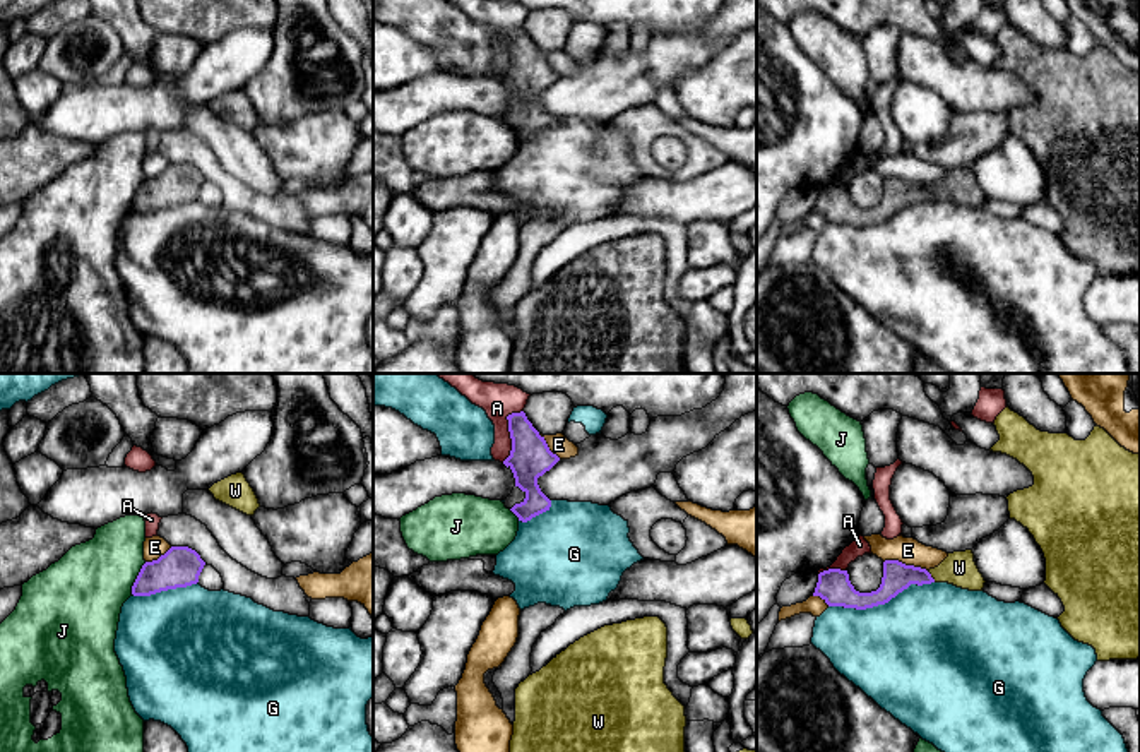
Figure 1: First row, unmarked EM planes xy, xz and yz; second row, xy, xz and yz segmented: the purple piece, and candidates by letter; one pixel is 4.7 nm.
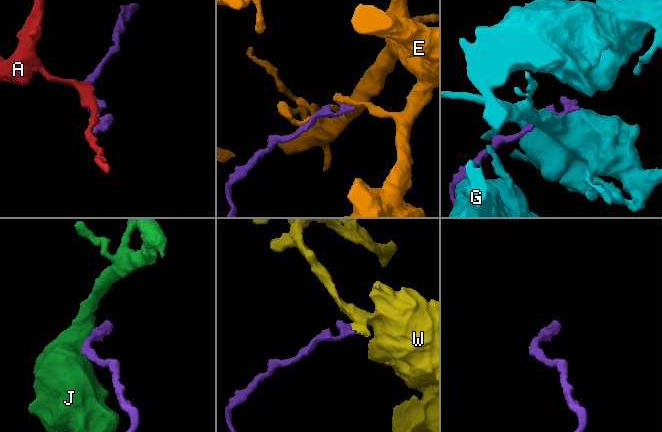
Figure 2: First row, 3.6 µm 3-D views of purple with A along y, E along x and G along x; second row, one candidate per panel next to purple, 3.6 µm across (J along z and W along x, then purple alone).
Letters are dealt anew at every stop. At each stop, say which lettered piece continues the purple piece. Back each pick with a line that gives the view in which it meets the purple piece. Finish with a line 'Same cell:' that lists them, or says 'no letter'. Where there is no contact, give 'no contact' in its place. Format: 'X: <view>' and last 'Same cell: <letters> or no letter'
W: yz
Same cell: W

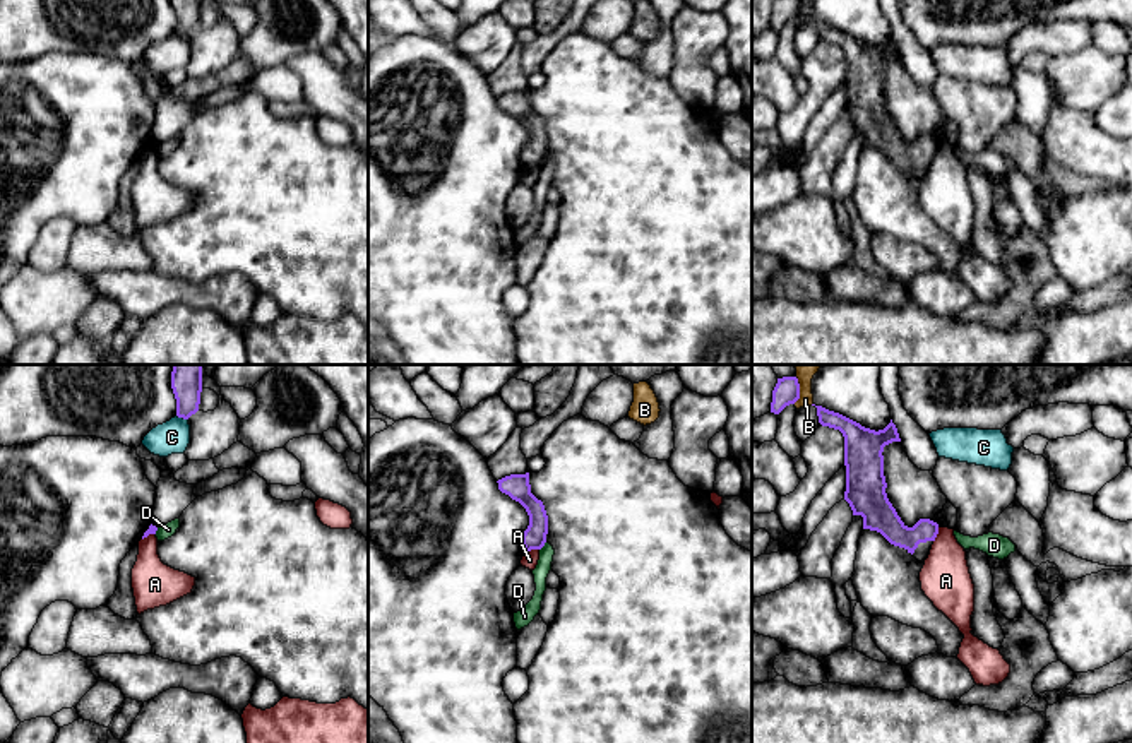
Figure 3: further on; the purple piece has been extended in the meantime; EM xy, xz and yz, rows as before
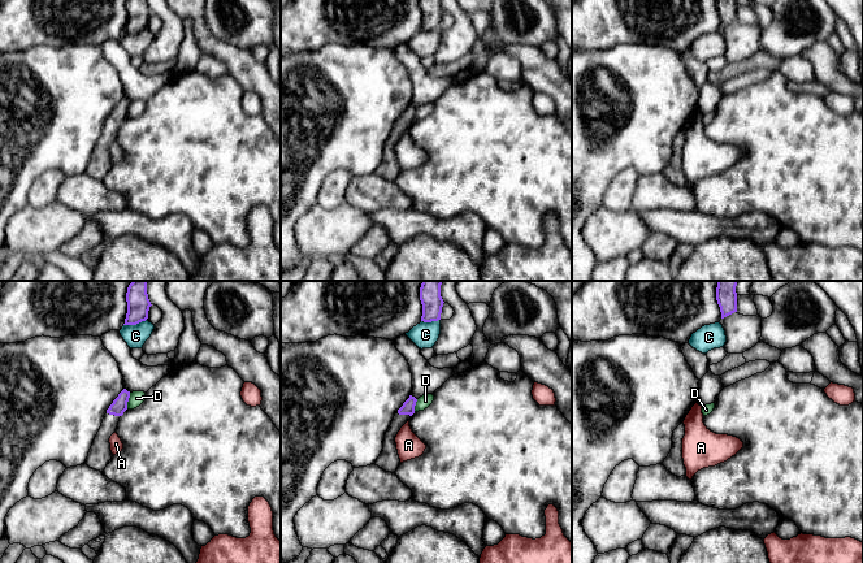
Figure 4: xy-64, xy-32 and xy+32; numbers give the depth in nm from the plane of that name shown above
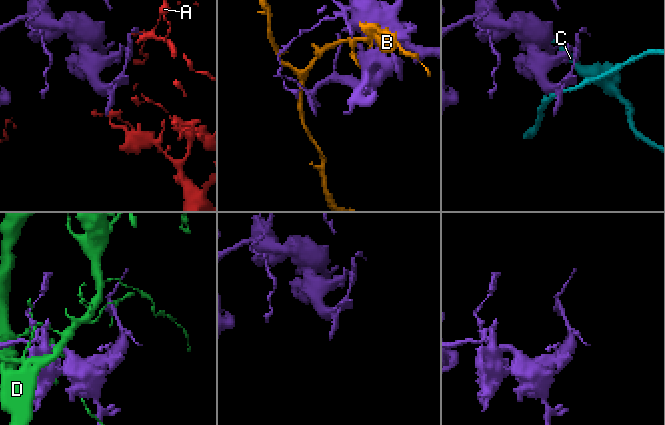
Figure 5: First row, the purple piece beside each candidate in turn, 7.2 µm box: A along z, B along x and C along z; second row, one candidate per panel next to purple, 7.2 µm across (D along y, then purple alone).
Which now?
Same cell: no letter

